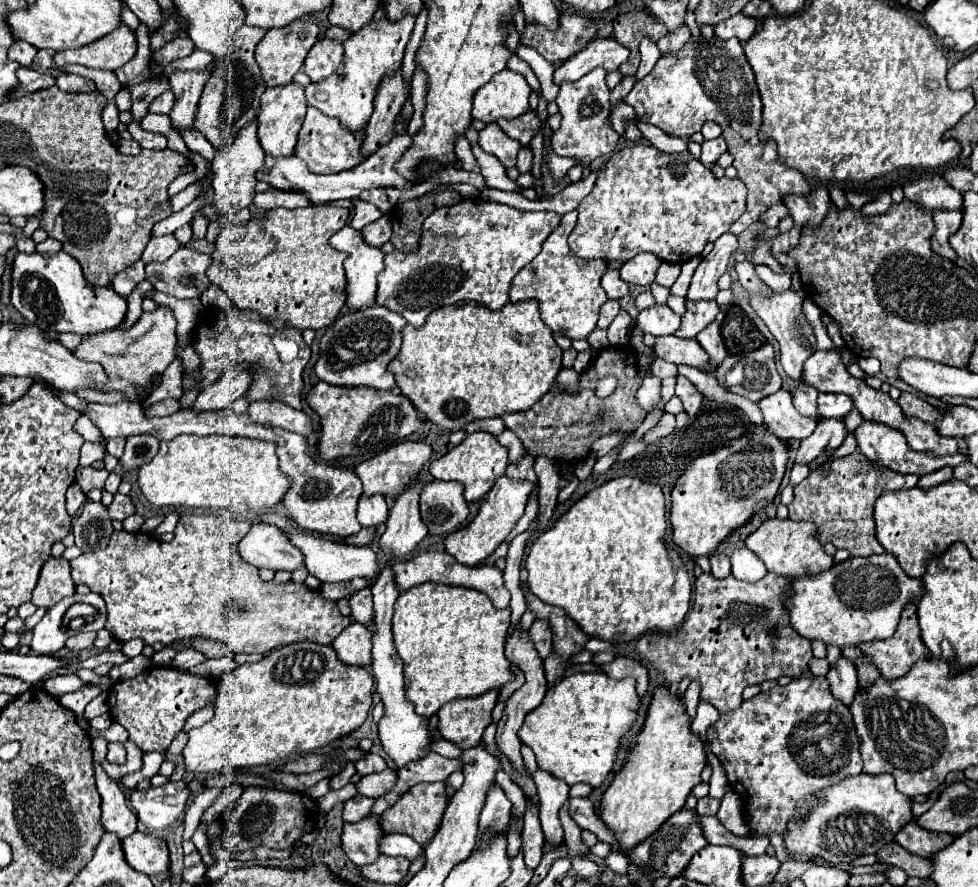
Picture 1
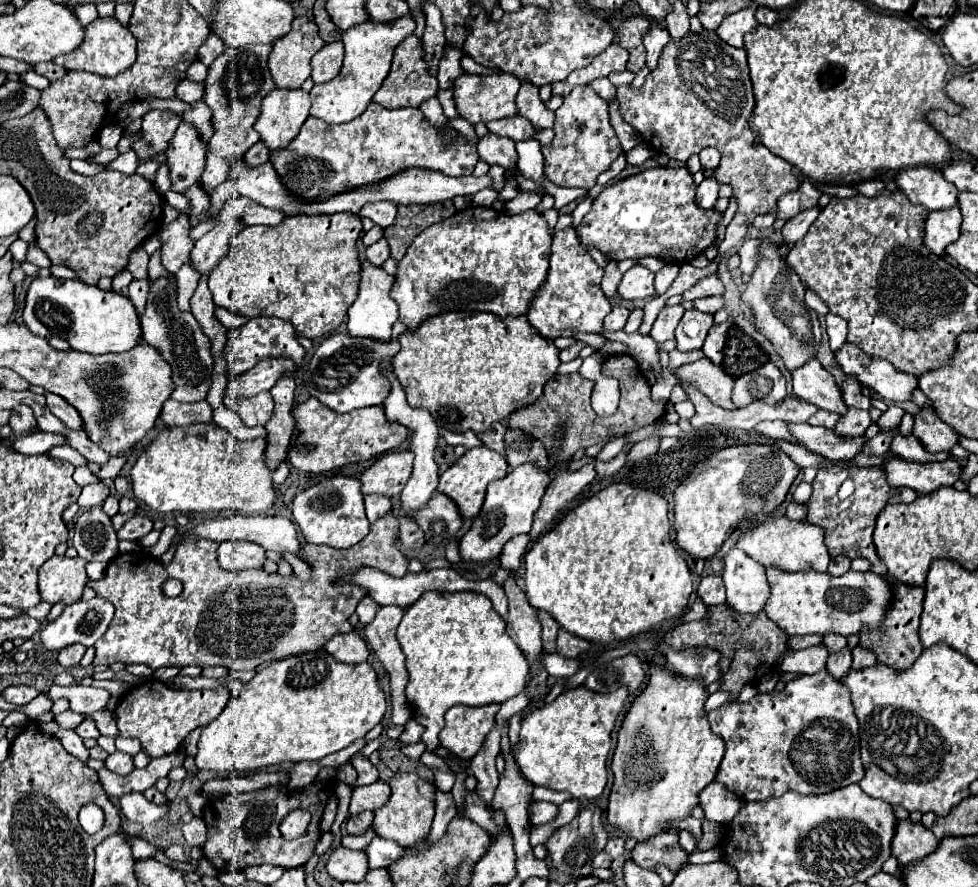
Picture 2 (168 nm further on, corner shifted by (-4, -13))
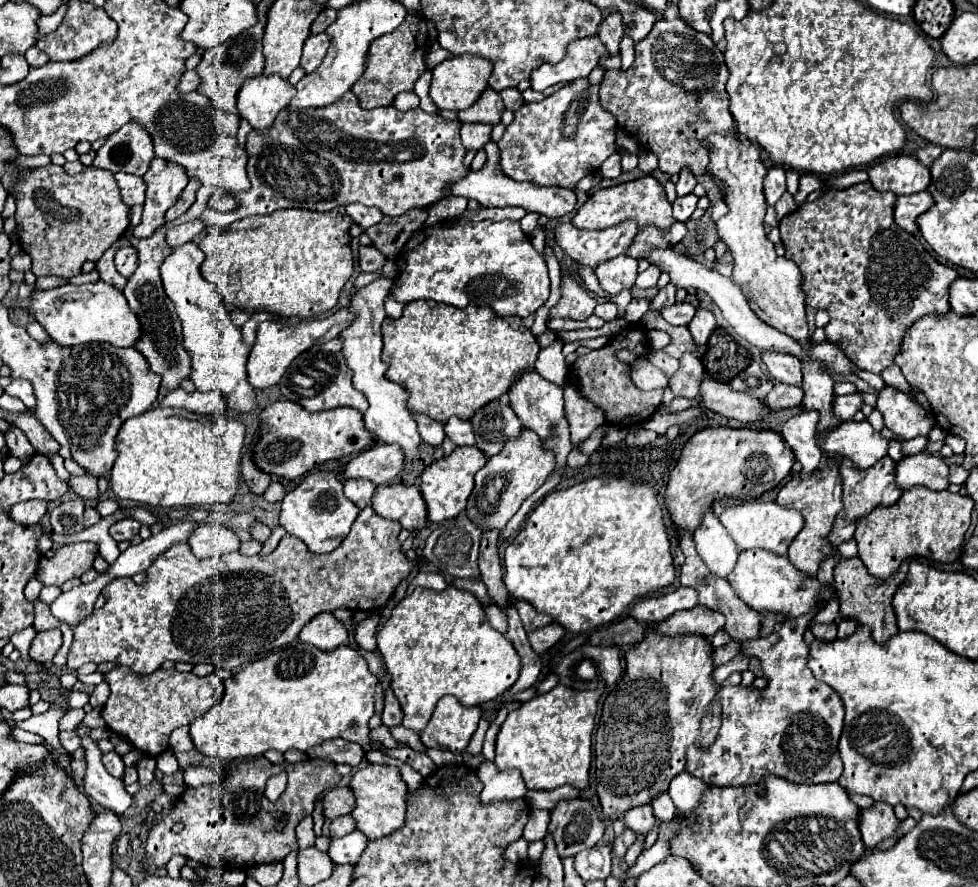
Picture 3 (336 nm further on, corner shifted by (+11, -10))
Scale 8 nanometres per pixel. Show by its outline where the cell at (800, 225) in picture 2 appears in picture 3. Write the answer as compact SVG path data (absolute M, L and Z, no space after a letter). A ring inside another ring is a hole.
M784 192L784 196L776 202L776 216L778 216L778 220L782 220L782 218L788 216L788 214L792 214L796 208L798 208L798 206L794 204L792 194L790 194L790 192Z

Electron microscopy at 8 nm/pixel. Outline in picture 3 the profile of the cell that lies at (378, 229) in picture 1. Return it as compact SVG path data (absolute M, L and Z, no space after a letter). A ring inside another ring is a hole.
M360 246L358 262L360 262L362 272L378 272L384 266L386 256L374 246Z

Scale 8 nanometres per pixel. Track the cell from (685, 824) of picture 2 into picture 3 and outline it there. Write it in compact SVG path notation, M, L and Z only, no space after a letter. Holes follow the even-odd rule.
M650 804L646 806L638 806L638 808L632 808L624 814L624 822L630 830L634 830L636 834L646 834L650 832L652 824L654 824L654 816L652 816L652 808Z

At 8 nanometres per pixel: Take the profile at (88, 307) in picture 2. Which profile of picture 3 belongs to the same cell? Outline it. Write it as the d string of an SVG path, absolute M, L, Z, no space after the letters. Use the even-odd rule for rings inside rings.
M100 280L92 282L92 284L82 284L82 286L66 284L66 286L54 288L54 290L36 290L30 296L30 314L46 328L50 338L62 346L76 346L76 344L88 344L88 342L108 342L112 346L126 348L126 346L134 346L142 336L140 320L130 310L124 294L118 288L114 288L112 284L106 284Z

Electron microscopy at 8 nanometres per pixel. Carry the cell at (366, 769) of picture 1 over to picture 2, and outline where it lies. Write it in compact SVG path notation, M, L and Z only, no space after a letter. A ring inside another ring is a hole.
M353 755L351 759L351 765L357 769L358 778L351 786L353 788L363 785L369 785L373 781L379 781L379 773L375 769L375 765L369 763L367 757L361 757L361 755Z

